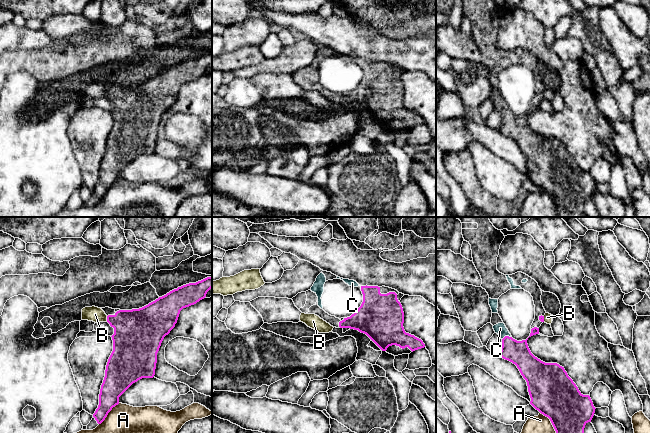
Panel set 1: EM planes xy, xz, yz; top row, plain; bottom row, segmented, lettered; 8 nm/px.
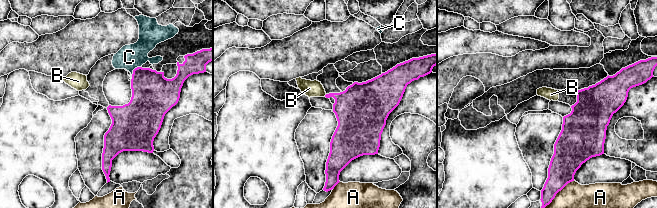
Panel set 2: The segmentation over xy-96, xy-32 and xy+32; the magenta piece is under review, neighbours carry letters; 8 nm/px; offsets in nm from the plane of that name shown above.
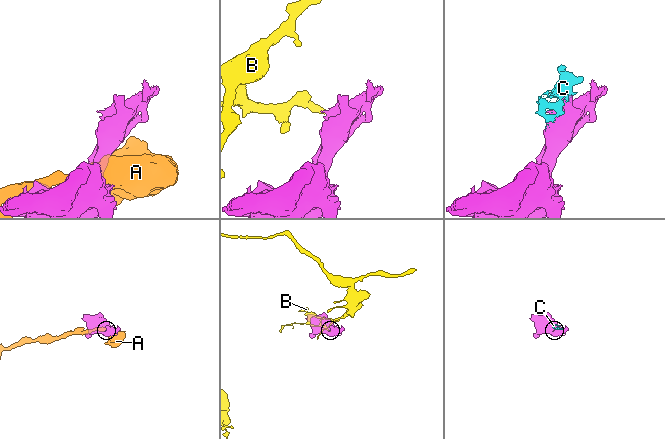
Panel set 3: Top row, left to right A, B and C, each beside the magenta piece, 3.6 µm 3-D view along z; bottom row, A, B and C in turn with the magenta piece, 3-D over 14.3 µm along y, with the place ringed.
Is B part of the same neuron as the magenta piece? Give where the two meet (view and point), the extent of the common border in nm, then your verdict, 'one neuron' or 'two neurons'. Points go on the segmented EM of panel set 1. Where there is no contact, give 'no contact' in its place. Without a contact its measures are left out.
contact xy (107, 319); length 50 nm; two neurons

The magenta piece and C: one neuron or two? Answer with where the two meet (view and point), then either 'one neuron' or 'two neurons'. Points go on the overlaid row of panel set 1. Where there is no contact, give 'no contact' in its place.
meets magenta in yz at (506, 336); one neuron

